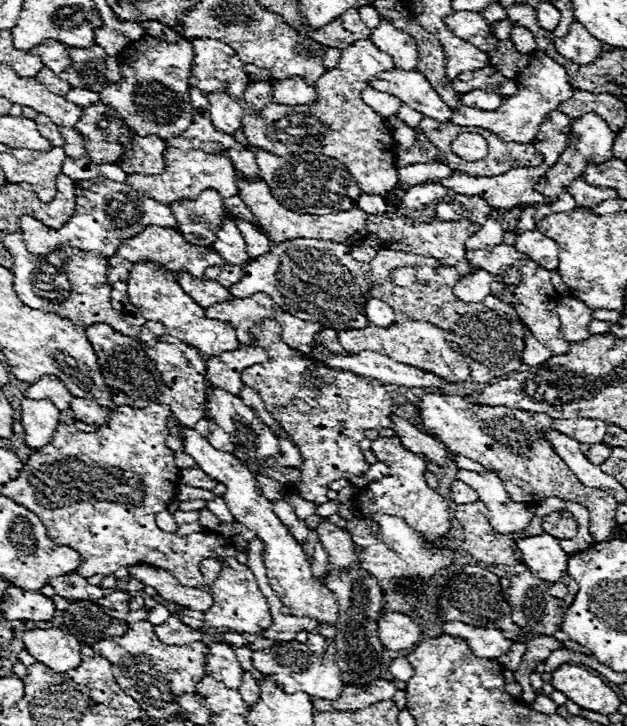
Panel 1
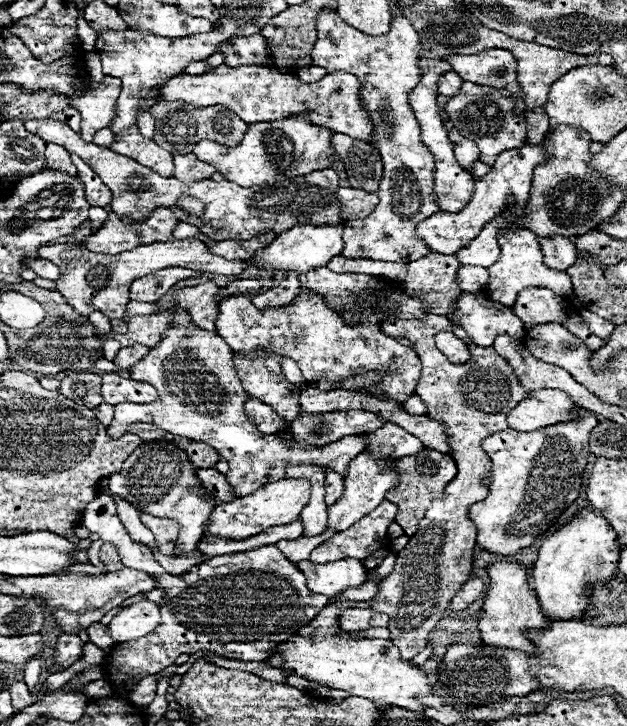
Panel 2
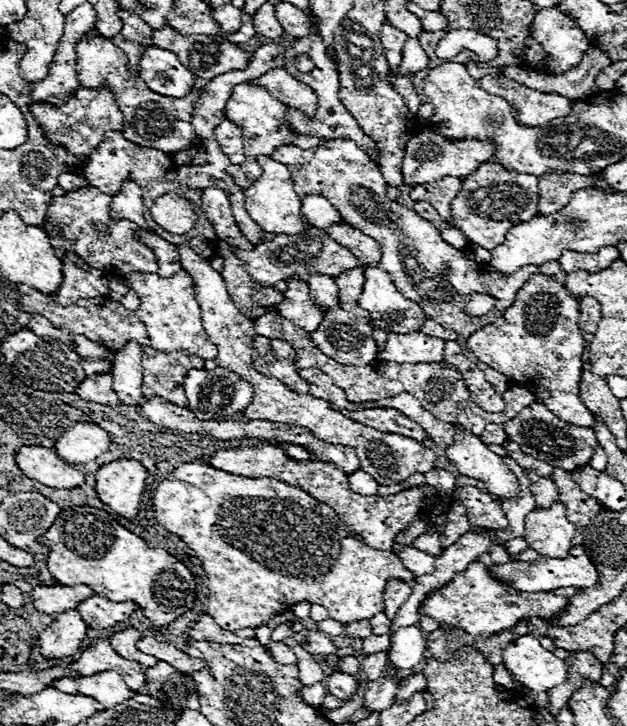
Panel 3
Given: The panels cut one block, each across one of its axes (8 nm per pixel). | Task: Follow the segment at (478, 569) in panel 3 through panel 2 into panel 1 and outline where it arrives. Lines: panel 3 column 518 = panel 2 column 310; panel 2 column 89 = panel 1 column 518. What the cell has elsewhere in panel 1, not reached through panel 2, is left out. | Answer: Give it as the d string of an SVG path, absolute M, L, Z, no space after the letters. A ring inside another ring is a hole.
M456 470L458 480L468 482L478 492L478 498L486 504L490 524L498 532L516 532L528 526L534 518L536 506L516 504L508 498L502 480L492 472L470 472L470 470Z

